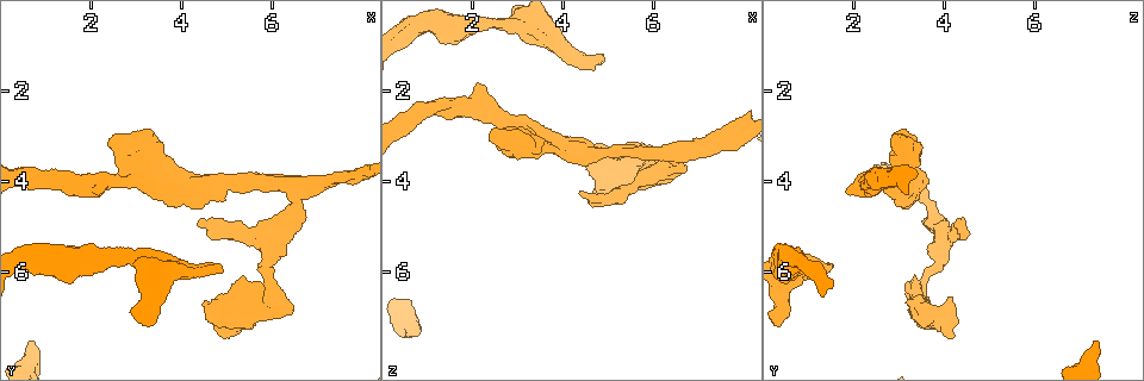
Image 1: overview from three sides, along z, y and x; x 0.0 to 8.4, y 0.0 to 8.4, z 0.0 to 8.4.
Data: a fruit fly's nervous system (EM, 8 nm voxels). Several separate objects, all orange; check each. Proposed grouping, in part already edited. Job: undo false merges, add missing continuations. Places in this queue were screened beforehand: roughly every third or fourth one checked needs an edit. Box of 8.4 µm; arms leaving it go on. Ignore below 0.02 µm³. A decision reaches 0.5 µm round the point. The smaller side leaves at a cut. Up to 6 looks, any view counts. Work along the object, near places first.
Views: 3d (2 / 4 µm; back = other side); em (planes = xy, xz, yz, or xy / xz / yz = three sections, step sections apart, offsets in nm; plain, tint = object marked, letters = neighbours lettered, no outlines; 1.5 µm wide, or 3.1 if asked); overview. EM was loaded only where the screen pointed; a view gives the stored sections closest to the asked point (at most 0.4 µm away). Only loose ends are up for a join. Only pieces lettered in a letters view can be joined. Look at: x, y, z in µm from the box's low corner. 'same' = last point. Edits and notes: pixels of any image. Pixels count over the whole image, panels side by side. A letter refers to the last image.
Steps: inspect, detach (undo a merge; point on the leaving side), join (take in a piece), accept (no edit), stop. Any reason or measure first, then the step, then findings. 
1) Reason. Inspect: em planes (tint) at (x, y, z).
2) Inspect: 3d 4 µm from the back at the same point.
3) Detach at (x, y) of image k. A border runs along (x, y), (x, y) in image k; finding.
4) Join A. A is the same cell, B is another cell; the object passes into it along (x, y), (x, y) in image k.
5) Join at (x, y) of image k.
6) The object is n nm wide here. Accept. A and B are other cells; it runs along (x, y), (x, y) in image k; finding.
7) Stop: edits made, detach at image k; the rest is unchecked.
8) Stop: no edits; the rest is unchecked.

Free end. Inspect: 3d 4 µm at (4.90, 5.90, 1.25).

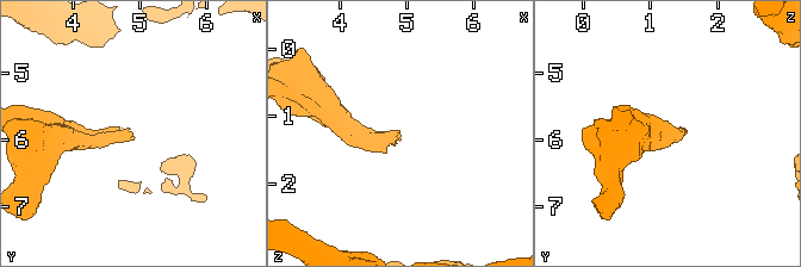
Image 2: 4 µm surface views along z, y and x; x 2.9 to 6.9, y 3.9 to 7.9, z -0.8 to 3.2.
Now the EM. Inspect: em planes (letters) at (4.85, 5.90, 1.20).

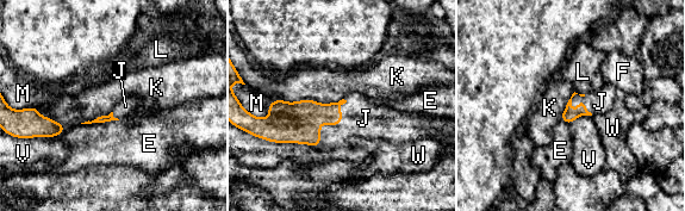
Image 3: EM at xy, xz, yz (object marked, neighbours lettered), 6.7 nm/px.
Join J. J is the same cell, E, F, K, L, M, V and W are other cells; the object passes into it along (299, 122), (332, 124), (363, 118) in image 3; the neuron continues.

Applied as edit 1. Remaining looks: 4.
An open end. Inspect: 3d 2 µm at (4.45, 4.90, 4.20).

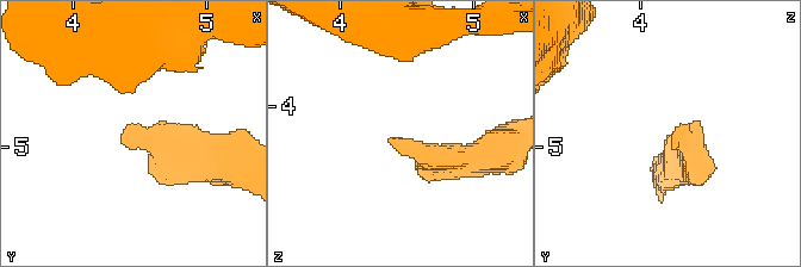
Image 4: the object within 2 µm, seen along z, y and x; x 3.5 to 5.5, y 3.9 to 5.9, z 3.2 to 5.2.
Inspect: em planes (letters) at (4.40, 4.98, 4.26).

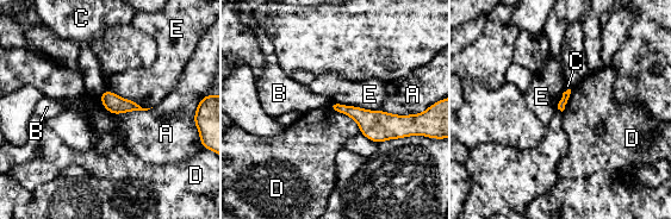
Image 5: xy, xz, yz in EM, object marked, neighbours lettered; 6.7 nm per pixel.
Accept. A, B, C, D and E are other cells; a border runs along (328, 106), (350, 117), (360, 131) in image 5; no lettered piece goes on from it.

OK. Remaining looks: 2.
Inspect: em planes (tint) at (0.70, 7.50, 7.40).

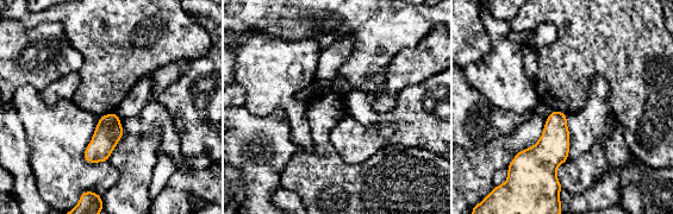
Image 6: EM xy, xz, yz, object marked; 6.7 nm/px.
See the neighbours. Inspect: em planes (letters) at the same point.

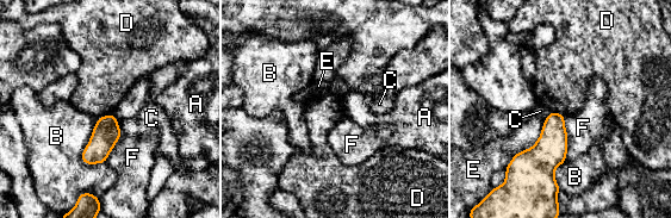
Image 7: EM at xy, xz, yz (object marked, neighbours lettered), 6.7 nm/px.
Accept. A, B, C, D, E and F are other cells; no lettered piece goes on from it.

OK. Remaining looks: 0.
Stop: edits made, join at image 3; the rest is unchecked.

